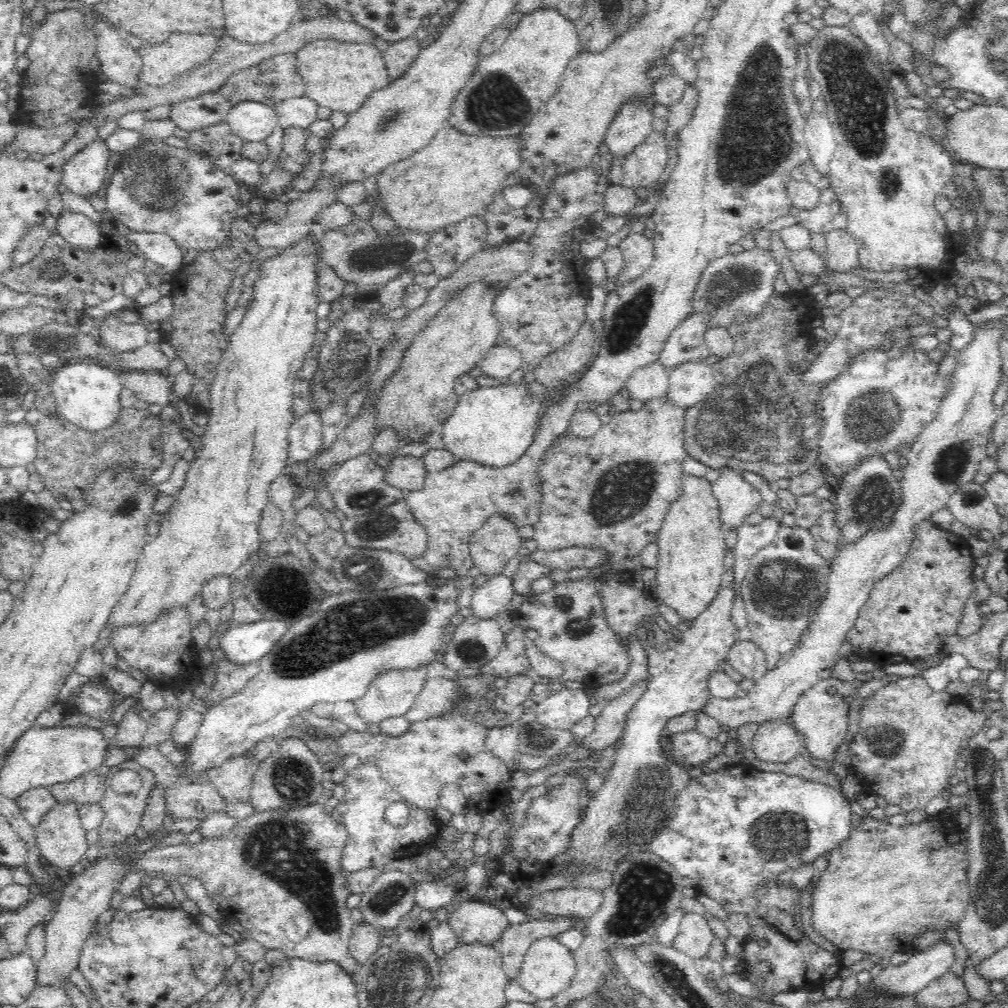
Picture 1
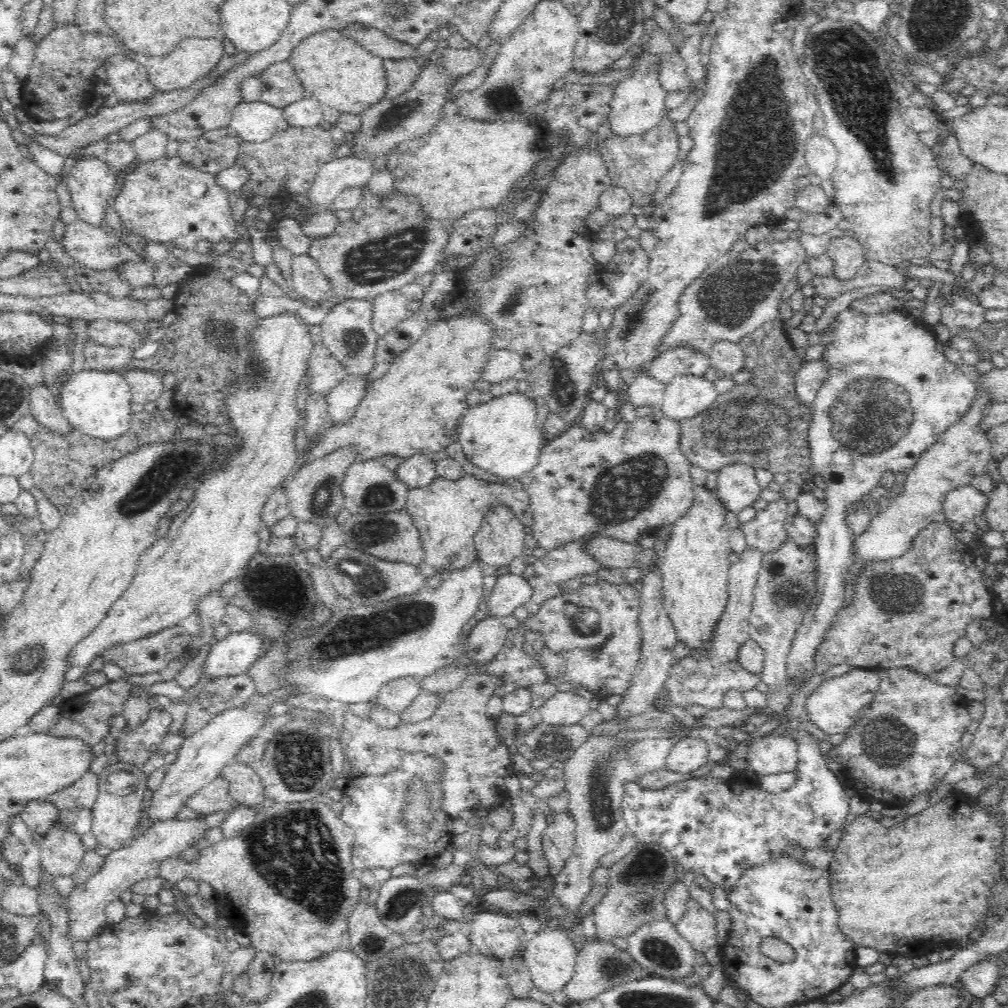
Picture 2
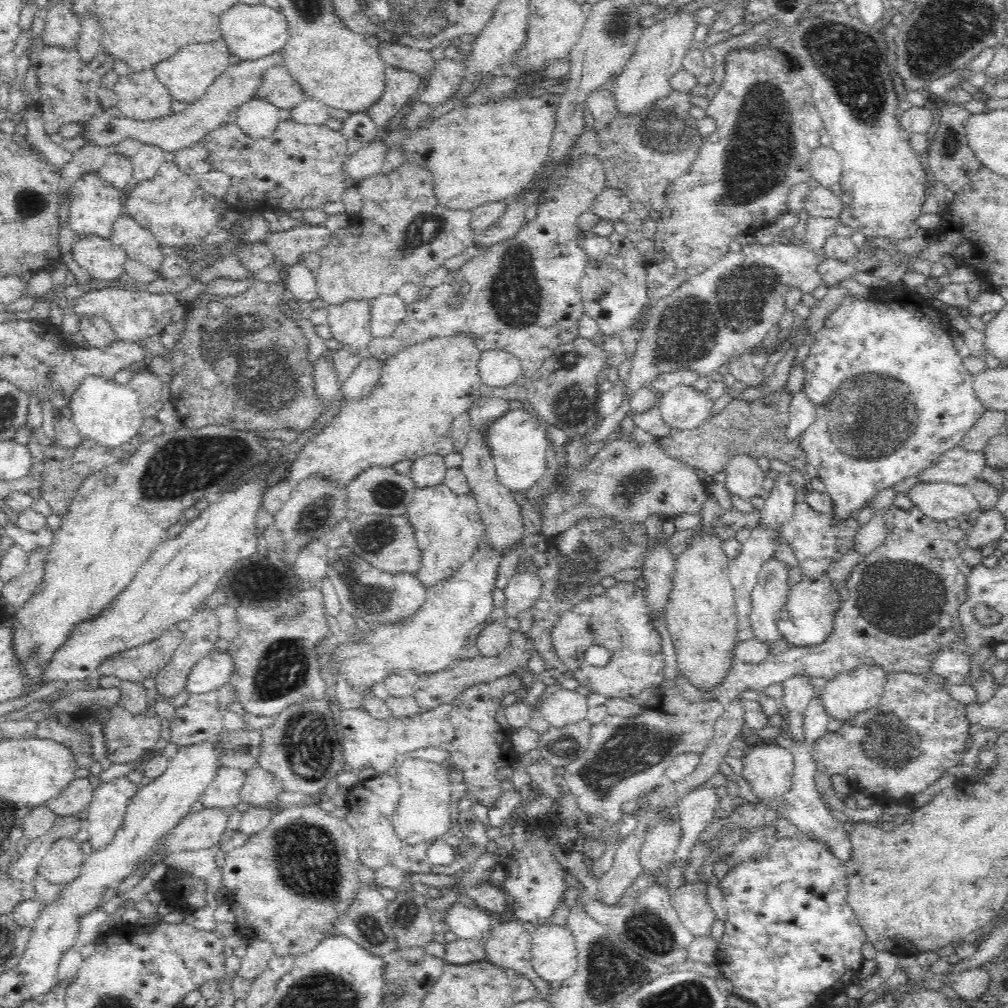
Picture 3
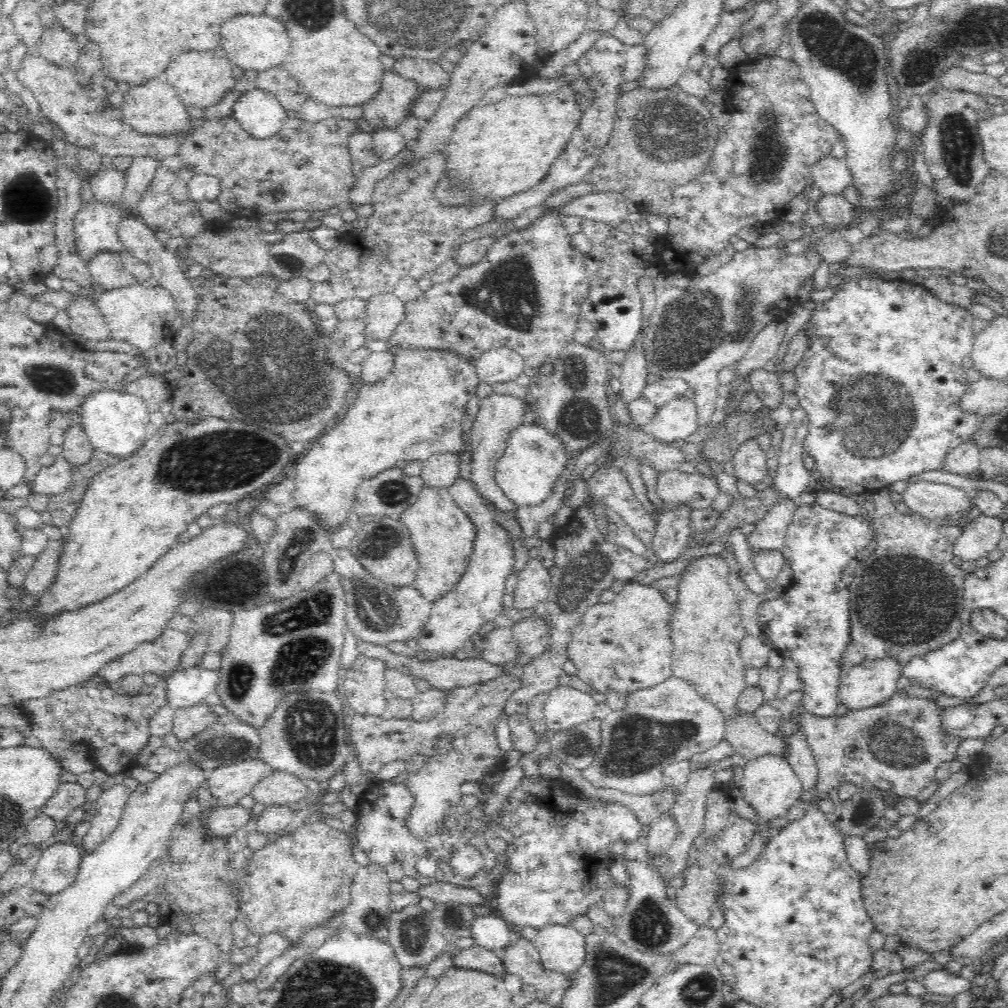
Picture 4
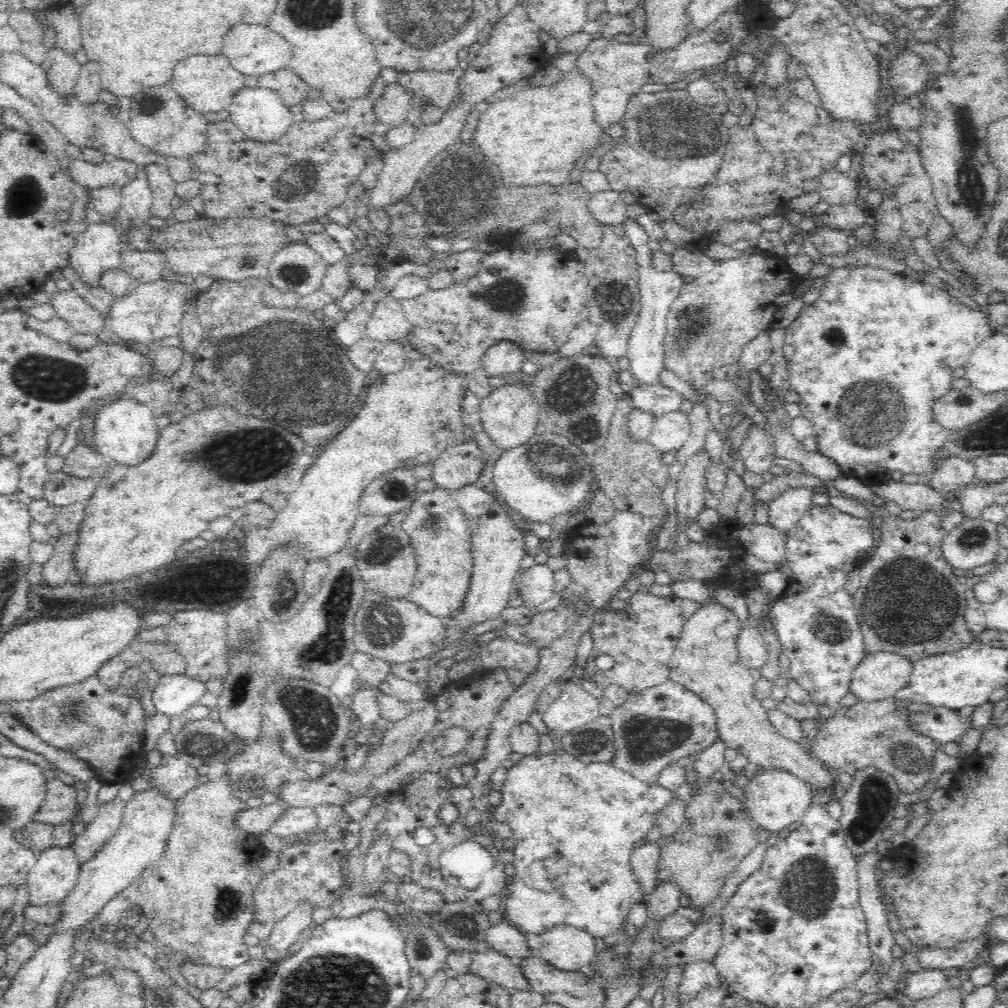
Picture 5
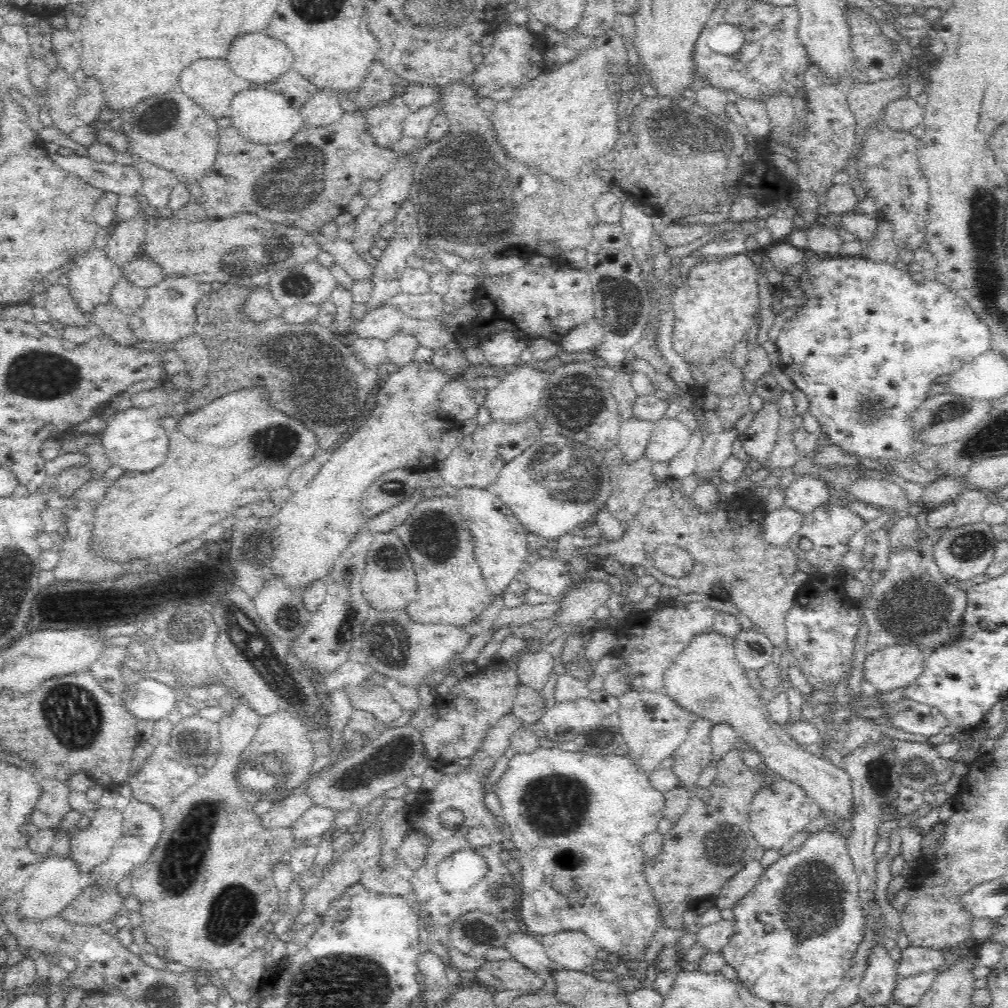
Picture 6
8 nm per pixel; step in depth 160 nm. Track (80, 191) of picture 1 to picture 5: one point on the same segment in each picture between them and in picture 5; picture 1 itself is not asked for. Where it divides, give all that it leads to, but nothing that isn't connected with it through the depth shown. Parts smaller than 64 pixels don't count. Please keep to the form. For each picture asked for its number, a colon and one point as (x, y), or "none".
2: (93, 185)
3: (95, 207)
4: (96, 226)
5: (98, 250)

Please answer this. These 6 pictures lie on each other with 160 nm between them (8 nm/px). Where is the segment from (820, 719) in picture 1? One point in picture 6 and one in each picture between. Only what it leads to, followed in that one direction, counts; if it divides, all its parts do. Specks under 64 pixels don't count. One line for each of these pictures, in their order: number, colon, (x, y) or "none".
2: (833, 706)
3: (857, 690)
4: (869, 684)
5: (881, 674)
6: (895, 666)

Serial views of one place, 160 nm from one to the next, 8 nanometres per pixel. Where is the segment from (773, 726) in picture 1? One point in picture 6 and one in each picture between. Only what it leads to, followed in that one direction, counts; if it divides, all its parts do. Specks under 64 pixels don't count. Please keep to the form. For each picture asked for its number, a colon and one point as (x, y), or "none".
2: (769, 757)
3: (769, 769)
4: (769, 785)
5: (775, 799)
6: (782, 809)

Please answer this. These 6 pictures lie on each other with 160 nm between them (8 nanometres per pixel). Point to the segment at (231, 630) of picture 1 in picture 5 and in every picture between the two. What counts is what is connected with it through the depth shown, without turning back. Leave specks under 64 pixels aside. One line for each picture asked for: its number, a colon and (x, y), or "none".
2: (232, 656)
3: (214, 671)
4: (184, 688)
5: (173, 694)

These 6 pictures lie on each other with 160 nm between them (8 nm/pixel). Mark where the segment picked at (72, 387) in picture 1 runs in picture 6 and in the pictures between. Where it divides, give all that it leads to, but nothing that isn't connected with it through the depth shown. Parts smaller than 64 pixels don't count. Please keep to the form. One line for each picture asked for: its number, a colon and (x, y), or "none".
2: (99, 404)
3: (109, 413)
4: (116, 422)
5: (126, 433)
6: (136, 441)

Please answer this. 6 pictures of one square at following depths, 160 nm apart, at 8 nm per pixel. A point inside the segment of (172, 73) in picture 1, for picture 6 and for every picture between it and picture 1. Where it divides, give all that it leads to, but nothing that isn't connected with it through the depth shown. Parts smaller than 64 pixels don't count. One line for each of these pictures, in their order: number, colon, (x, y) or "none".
2: (195, 58)
3: (189, 75)
4: (203, 79)
5: (208, 82)
6: (211, 83)

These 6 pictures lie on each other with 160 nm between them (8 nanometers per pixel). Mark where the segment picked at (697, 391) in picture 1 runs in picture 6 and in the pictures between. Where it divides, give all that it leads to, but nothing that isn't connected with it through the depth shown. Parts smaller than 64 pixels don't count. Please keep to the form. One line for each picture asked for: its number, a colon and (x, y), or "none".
2: (685, 397)
3: (684, 408)
4: (674, 423)
5: (670, 432)
6: (669, 435)

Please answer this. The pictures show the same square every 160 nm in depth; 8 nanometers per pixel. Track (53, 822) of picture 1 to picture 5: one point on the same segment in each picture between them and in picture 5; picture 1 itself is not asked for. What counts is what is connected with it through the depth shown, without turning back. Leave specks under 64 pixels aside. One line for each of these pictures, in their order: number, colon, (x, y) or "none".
2: (62, 851)
3: (63, 863)
4: (58, 867)
5: (55, 876)

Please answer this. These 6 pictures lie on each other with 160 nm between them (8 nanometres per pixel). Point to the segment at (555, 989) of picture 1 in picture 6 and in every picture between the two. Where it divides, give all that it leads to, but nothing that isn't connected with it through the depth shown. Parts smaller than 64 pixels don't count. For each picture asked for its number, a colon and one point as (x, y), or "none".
2: (550, 957)
3: (554, 954)
4: (562, 948)
5: (568, 948)
6: (572, 950)

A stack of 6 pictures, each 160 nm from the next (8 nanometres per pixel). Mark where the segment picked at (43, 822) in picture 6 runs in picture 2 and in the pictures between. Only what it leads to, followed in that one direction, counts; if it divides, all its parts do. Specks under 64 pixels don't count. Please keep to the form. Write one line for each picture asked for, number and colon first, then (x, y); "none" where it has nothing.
2: (82, 794)
3: (76, 797)
4: (68, 796)
5: (59, 804)

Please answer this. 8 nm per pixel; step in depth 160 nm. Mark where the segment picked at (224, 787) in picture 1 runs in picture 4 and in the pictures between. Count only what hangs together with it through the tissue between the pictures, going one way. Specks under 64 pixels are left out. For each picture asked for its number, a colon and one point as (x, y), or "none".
2: (246, 787)
3: (262, 787)
4: (277, 789)

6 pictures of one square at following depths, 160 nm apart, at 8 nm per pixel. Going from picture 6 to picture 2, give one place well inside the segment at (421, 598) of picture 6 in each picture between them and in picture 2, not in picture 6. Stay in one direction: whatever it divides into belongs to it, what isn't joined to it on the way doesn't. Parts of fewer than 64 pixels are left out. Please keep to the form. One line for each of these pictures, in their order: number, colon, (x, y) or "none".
2: (448, 514)
3: (448, 528)
4: (442, 534)
5: (439, 532)

